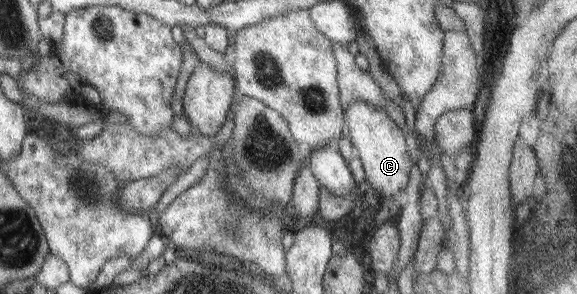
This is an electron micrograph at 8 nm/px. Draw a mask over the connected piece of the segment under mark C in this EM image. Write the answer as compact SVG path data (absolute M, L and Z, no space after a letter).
M353 101L344 110L346 136L359 153L366 182L377 190L382 198L403 198L406 186L410 181L412 159L408 152L404 132L394 124L386 110L370 106L363 101Z

